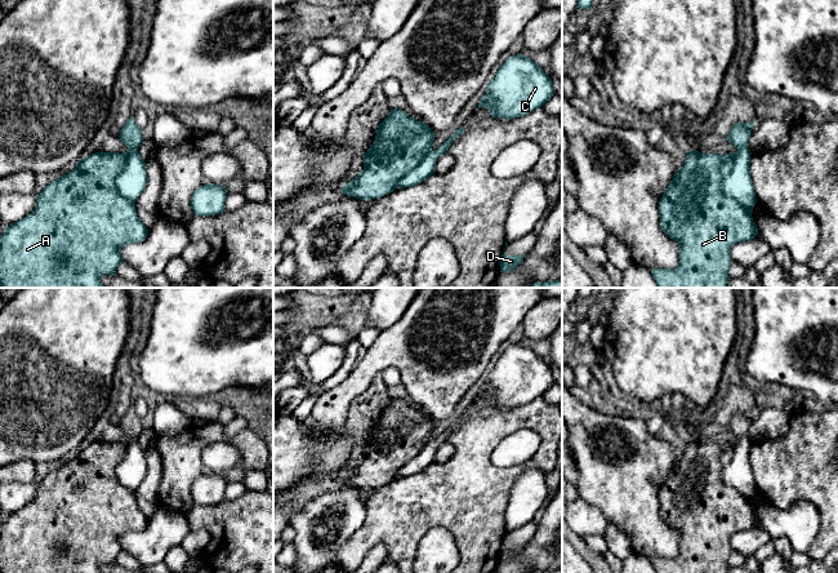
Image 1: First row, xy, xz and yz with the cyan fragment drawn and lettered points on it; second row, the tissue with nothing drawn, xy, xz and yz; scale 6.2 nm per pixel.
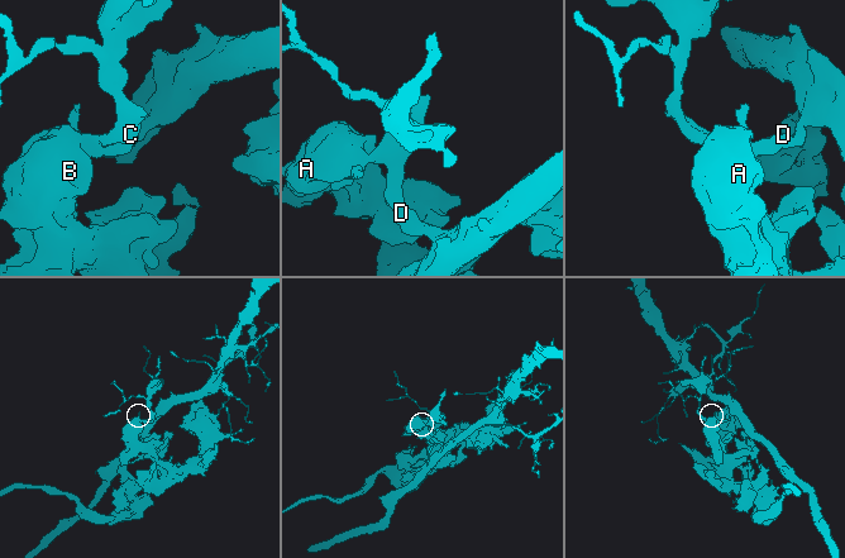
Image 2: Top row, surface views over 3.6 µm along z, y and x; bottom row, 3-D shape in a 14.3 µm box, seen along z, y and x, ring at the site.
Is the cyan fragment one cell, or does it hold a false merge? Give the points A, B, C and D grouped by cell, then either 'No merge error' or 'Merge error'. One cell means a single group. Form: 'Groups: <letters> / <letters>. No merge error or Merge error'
Groups: A B / C D. Merge error

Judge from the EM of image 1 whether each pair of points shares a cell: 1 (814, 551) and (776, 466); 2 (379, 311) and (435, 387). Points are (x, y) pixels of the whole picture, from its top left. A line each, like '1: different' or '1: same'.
1: same
2: different

